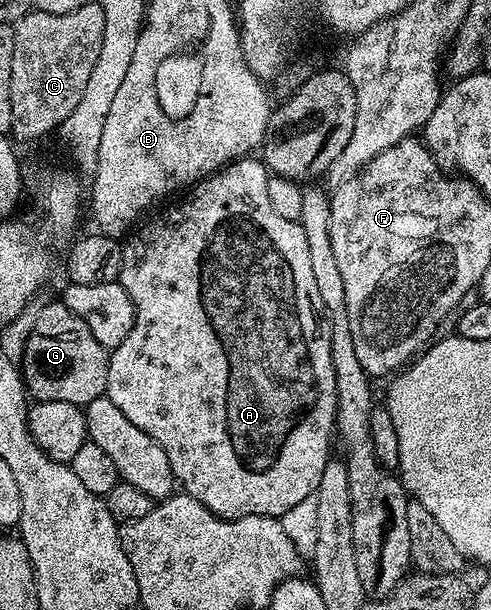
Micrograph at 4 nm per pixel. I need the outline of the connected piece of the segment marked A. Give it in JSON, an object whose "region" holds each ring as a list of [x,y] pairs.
{"region":[[[258,158],[235,160],[210,173],[205,180],[193,185],[189,189],[190,196],[184,197],[175,208],[166,208],[163,212],[155,211],[151,220],[143,219],[125,237],[117,279],[132,300],[134,321],[132,328],[128,330],[128,338],[124,338],[124,342],[120,342],[120,346],[110,352],[105,395],[125,414],[128,422],[140,426],[140,430],[144,430],[144,434],[148,434],[148,438],[152,438],[160,446],[160,450],[168,454],[172,474],[181,491],[199,500],[209,512],[216,513],[223,520],[239,520],[245,516],[281,518],[292,506],[299,505],[304,498],[315,494],[320,486],[321,474],[332,459],[330,435],[333,437],[336,432],[338,407],[330,330],[326,323],[320,290],[316,290],[316,278],[312,274],[308,238],[304,238],[304,230],[299,221],[288,221],[276,214],[268,198],[268,180],[268,169]]]}

